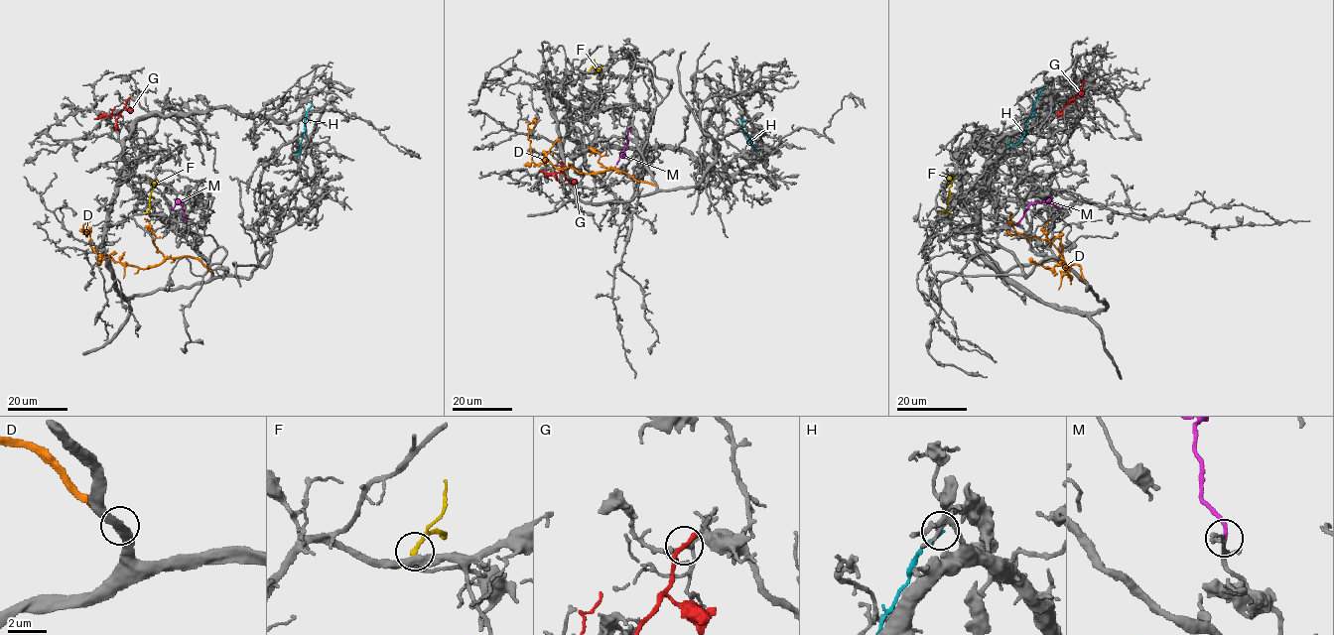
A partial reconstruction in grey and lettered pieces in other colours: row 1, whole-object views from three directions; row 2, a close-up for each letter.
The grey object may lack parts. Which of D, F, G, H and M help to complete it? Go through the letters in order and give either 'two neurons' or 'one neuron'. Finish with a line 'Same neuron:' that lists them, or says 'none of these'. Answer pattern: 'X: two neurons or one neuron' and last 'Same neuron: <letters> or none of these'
D: two neurons
F: two neurons
G: two neurons
H: two neurons
M: one neuron
Same neuron: M

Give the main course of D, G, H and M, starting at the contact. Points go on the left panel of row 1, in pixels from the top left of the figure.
D: (211, 270), (189, 256), (166, 258), (147, 268), (101, 257), (90, 245), (88, 233), (83, 233), (90, 211)
G: (127, 99), (120, 115), (93, 119)
H: (311, 104), (297, 155), (300, 150)
M: (187, 222), (183, 216), (184, 203), (177, 203), (172, 208)

